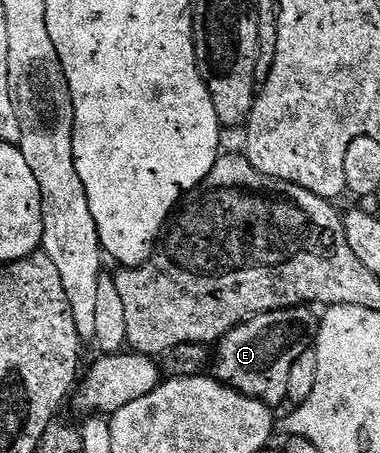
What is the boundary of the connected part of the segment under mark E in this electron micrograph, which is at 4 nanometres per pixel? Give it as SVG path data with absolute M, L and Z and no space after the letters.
M308 306L267 312L230 330L218 341L214 352L216 379L266 405L285 403L288 400L290 369L304 352L313 347L316 339L318 316L312 312L315 311Z

